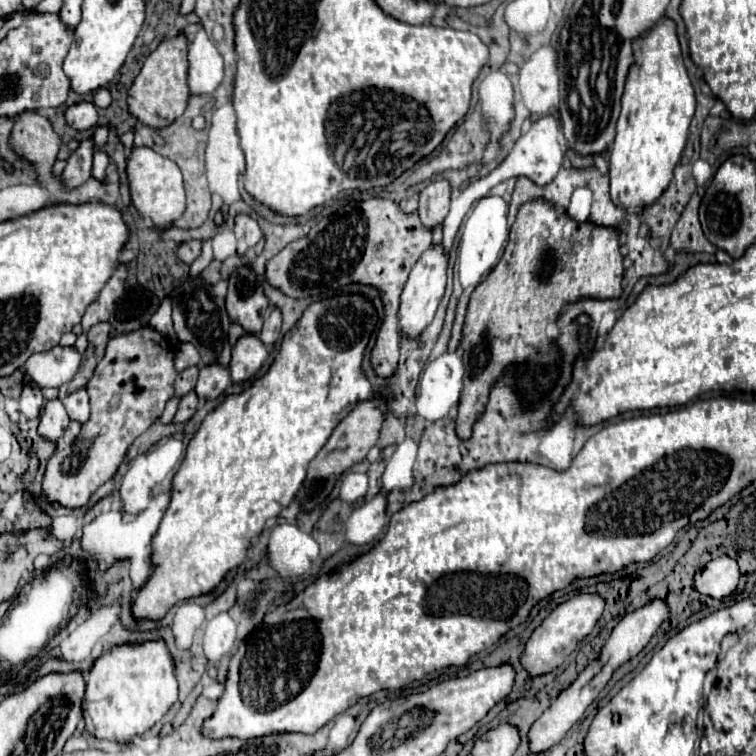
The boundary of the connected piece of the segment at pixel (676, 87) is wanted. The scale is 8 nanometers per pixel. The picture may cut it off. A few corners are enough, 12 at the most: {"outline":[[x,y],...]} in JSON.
{"outline":[[672,19],[634,41],[610,149],[628,213],[674,177],[696,99]]}

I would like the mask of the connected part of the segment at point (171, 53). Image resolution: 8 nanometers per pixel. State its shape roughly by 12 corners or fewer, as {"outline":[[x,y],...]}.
{"outline":[[166,39],[128,91],[128,111],[160,129],[190,99],[188,41]]}

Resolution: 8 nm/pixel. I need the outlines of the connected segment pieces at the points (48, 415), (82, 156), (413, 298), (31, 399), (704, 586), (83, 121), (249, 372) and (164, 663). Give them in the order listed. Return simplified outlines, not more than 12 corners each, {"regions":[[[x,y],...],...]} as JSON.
{"regions":[[[58,399],[46,403],[38,435],[58,443],[70,423]],[[82,141],[62,171],[66,189],[92,175],[92,141]],[[430,247],[400,295],[398,327],[416,339],[444,295],[448,257]],[[24,385],[20,413],[28,419],[40,417],[42,393]],[[712,559],[694,577],[700,593],[722,599],[736,591],[736,559]],[[86,101],[68,107],[66,123],[88,131],[98,123],[96,107]],[[244,335],[232,351],[230,377],[242,383],[268,359],[258,337]],[[164,641],[122,645],[86,675],[88,735],[124,743],[178,701]]]}

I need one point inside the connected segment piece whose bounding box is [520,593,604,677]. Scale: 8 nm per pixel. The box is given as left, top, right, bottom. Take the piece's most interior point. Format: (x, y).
(548, 646)

